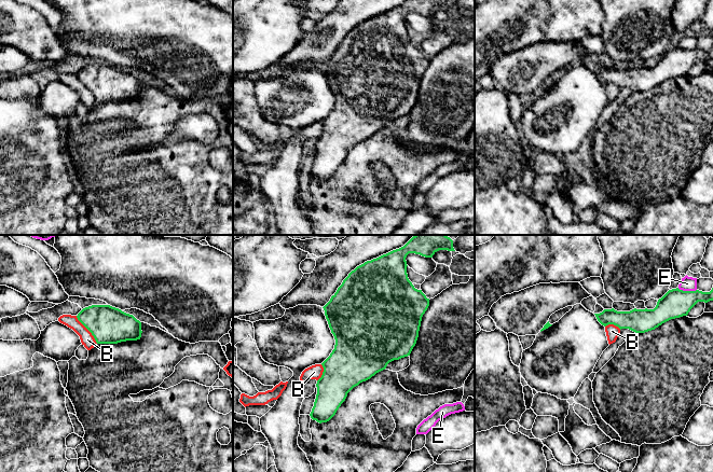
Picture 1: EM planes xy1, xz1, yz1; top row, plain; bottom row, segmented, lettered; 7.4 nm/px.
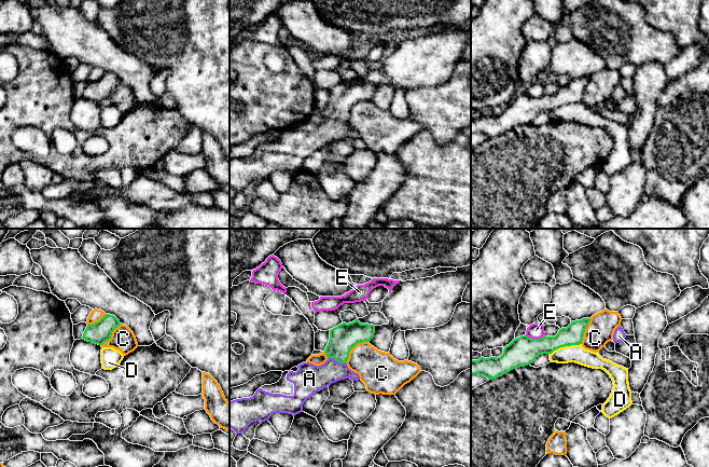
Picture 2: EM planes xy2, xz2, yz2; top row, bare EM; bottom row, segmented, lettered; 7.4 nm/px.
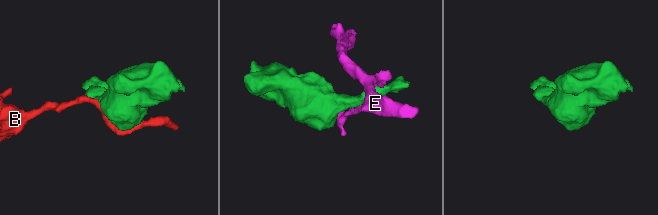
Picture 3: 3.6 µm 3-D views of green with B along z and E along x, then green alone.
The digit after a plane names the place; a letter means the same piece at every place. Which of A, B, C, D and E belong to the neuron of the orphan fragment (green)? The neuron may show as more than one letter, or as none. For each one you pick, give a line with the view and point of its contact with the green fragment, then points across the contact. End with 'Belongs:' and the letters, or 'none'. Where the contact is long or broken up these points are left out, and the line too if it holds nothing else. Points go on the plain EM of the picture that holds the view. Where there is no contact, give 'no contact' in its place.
A: meets green in xz2 at (337, 119); runs through xz2 (345, 95), (337, 108), (337, 119), (321, 135), (309, 137)
Belongs: A

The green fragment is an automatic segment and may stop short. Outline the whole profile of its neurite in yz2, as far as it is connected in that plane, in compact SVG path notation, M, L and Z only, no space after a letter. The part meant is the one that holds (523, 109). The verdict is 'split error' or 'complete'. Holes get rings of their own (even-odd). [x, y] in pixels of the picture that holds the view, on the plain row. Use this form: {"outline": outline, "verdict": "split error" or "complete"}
{"outline": "M590 77L571 80L567 86L559 87L555 95L530 97L522 94L516 96L504 106L500 115L481 115L478 119L471 119L471 133L492 138L515 126L532 122L541 112L552 112L560 106L580 104L589 80Z", "verdict": "complete"}

